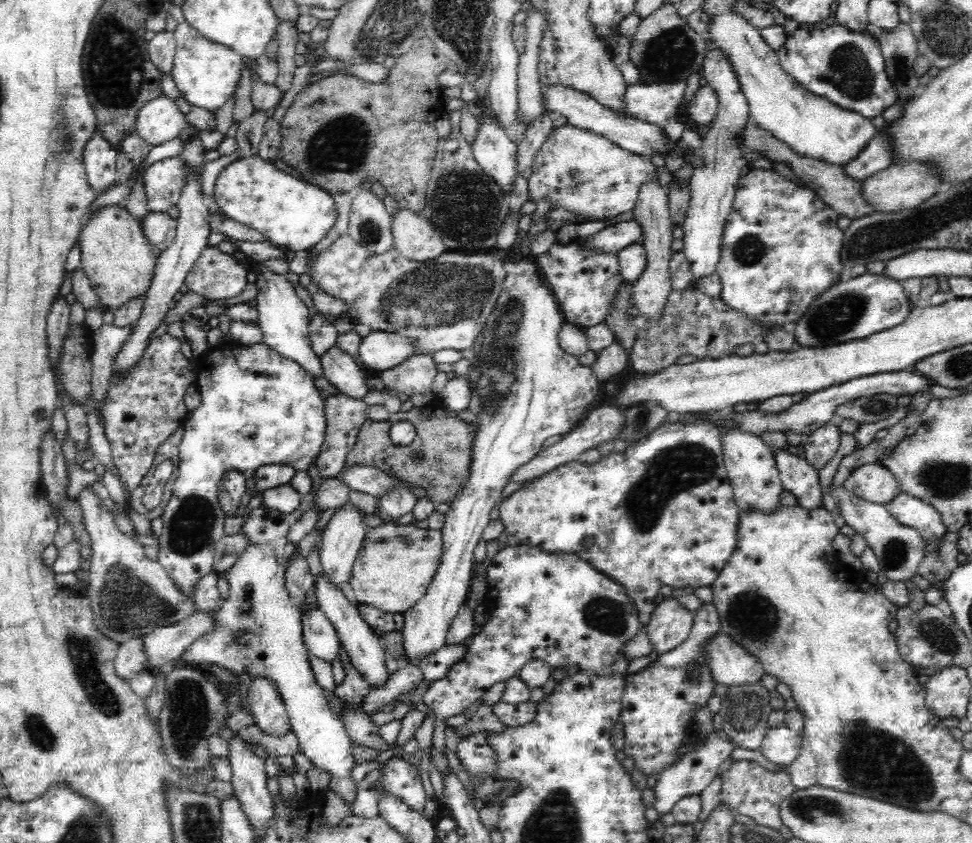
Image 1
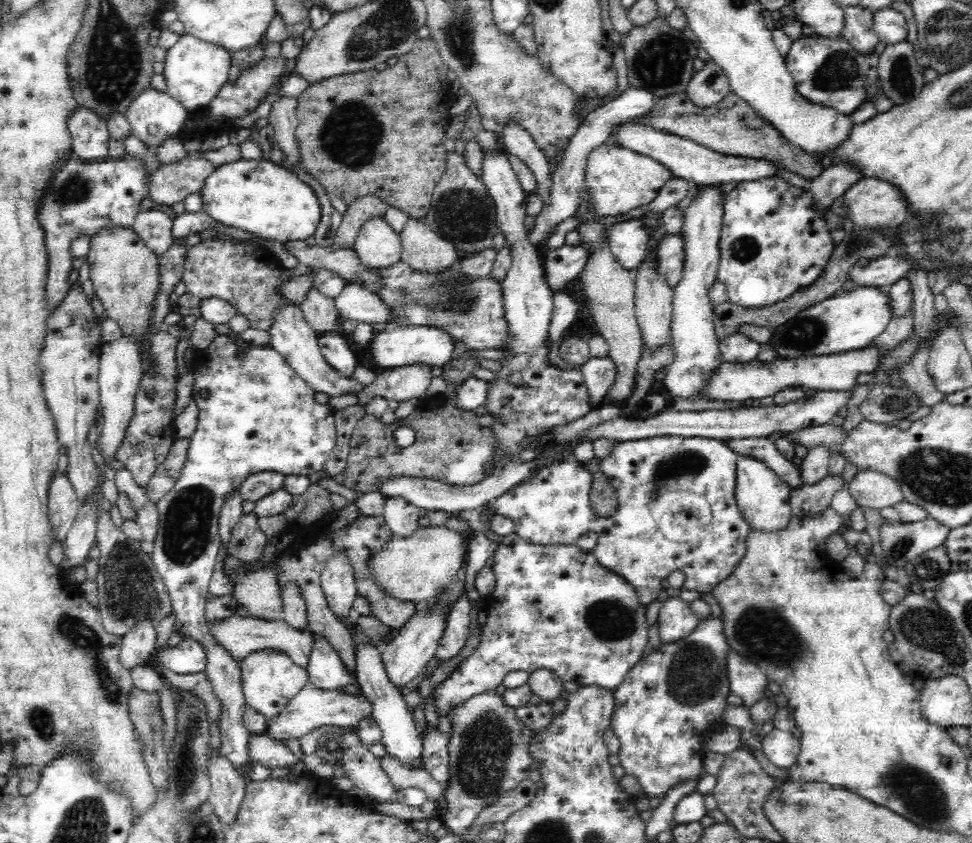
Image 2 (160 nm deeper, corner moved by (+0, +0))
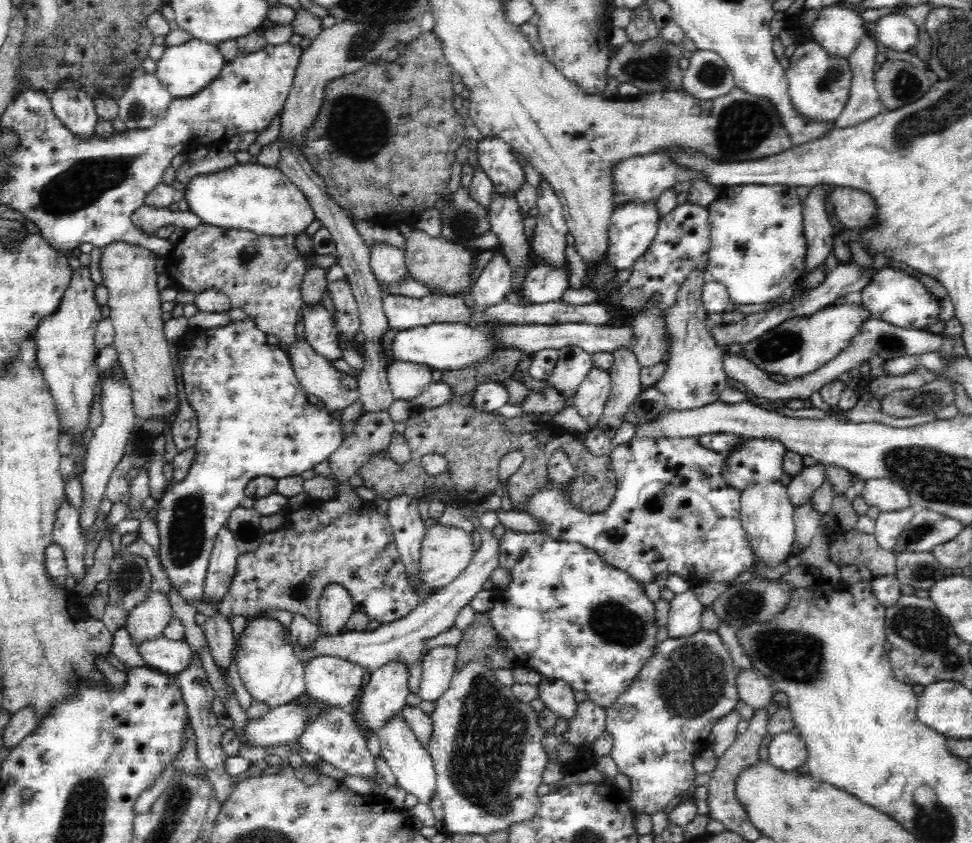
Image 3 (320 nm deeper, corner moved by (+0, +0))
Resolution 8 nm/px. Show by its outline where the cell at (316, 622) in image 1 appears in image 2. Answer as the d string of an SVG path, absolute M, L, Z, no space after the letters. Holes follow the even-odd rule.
M315 635L315 645L306 670L308 681L318 689L342 692L344 687L357 684L356 672L350 673L339 652L318 635Z

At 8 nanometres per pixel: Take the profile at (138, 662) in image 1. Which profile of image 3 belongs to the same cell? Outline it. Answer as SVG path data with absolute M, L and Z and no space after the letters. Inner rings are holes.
M151 591L128 613L126 624L132 642L140 644L162 637L162 630L172 618L171 610L169 597L165 592Z

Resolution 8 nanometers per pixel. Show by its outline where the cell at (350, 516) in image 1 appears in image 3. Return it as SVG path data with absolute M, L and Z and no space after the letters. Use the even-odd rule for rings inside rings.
M332 583L327 586L319 602L320 618L316 622L319 634L324 637L338 636L353 611L352 598L342 585Z

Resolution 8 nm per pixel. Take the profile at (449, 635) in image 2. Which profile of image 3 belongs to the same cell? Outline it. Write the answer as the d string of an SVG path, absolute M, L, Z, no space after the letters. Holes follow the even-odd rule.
M453 645L435 647L427 650L421 659L422 673L417 693L421 700L434 702L448 690L456 672L457 648Z

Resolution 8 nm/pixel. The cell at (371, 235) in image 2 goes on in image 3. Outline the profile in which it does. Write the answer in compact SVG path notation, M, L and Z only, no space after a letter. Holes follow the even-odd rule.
M384 241L370 247L371 267L381 287L401 283L411 277L406 266L405 252Z

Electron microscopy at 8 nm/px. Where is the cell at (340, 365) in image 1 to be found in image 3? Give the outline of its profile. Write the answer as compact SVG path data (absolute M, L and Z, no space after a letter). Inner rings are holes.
M321 302L310 306L303 304L300 317L305 329L306 342L316 353L329 361L342 357L332 315Z

